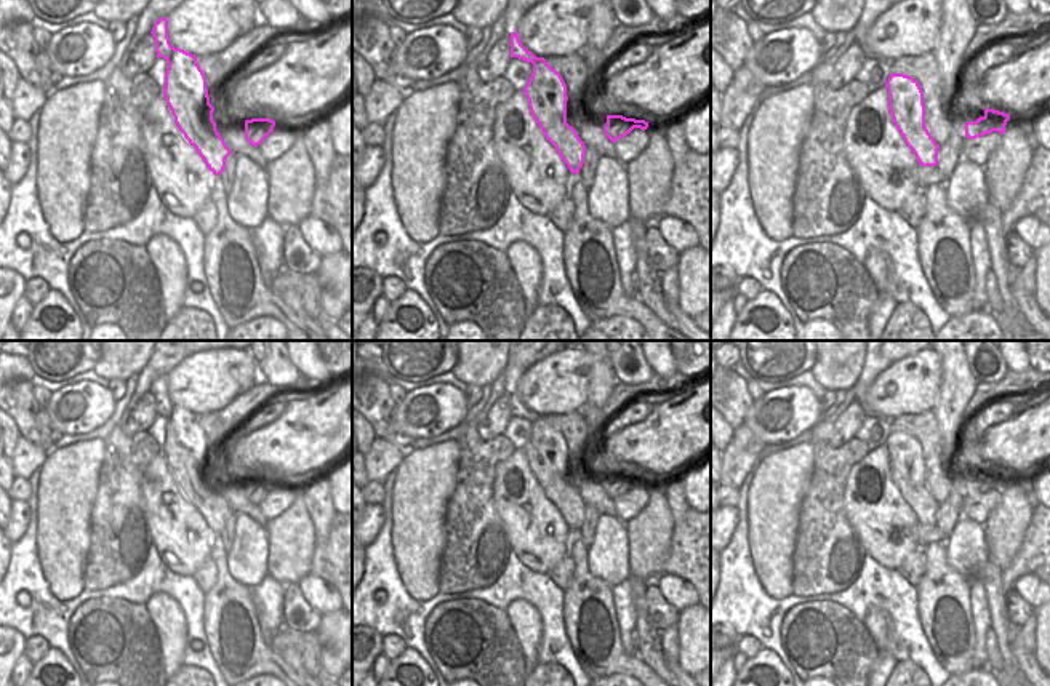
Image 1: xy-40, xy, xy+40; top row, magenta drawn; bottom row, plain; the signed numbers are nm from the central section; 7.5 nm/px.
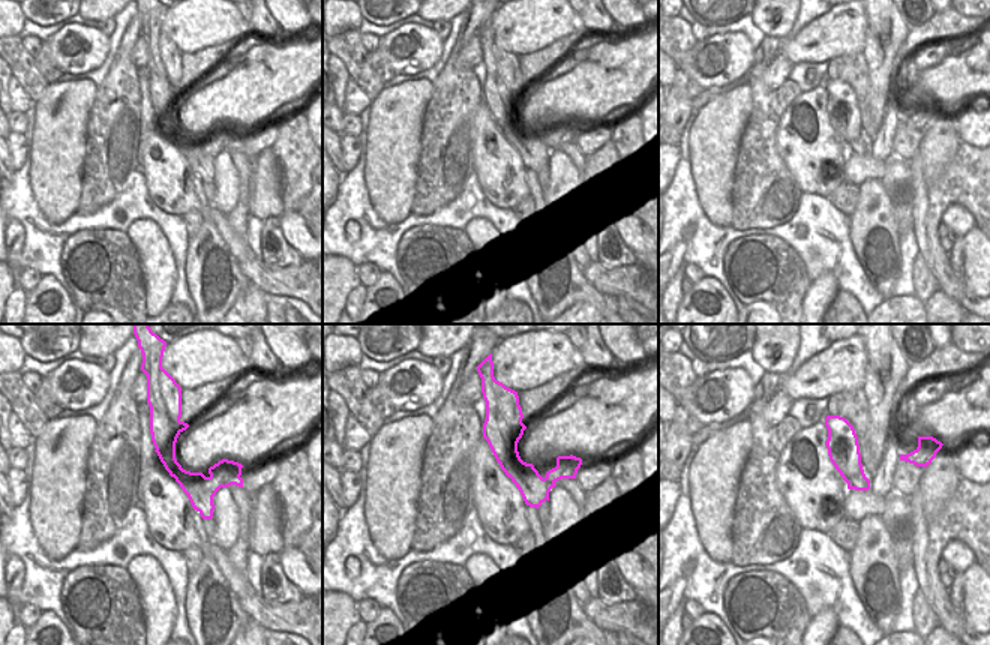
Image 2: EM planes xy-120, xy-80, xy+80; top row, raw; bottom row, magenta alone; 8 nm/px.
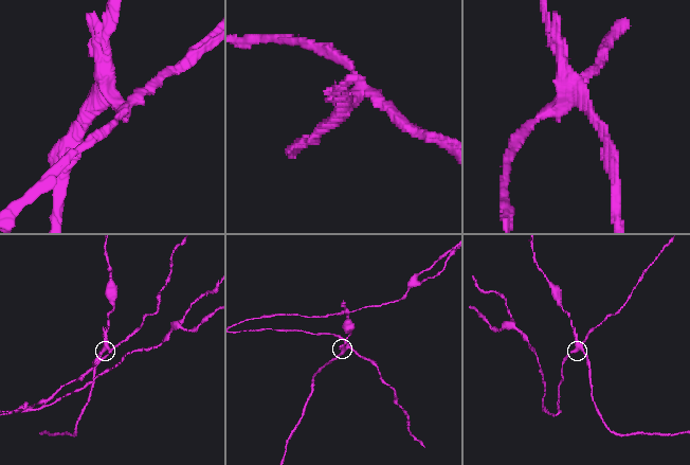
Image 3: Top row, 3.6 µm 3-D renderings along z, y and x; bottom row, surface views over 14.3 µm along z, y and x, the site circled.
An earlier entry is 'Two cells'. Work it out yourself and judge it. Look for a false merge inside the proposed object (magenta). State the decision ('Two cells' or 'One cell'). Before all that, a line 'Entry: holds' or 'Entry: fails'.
Entry: holds
Two cells.

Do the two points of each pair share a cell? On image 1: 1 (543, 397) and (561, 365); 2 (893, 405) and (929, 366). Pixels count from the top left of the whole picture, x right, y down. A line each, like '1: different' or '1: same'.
1: same
2: same

